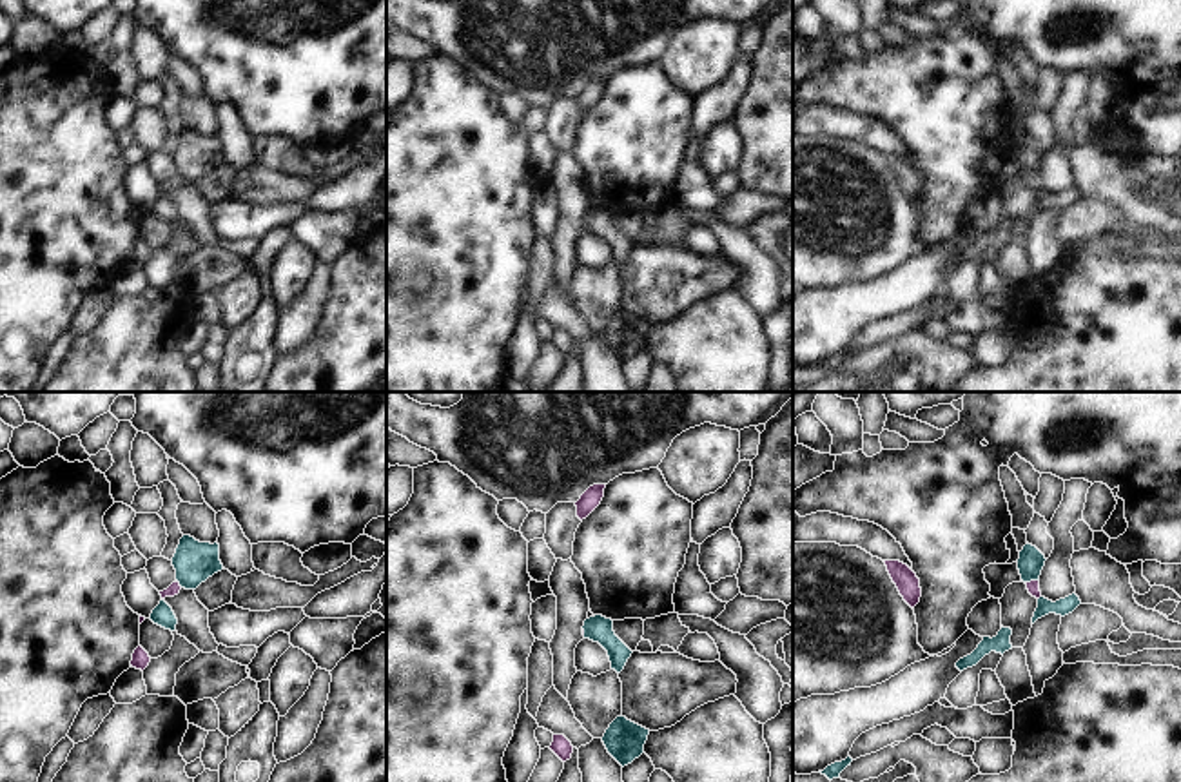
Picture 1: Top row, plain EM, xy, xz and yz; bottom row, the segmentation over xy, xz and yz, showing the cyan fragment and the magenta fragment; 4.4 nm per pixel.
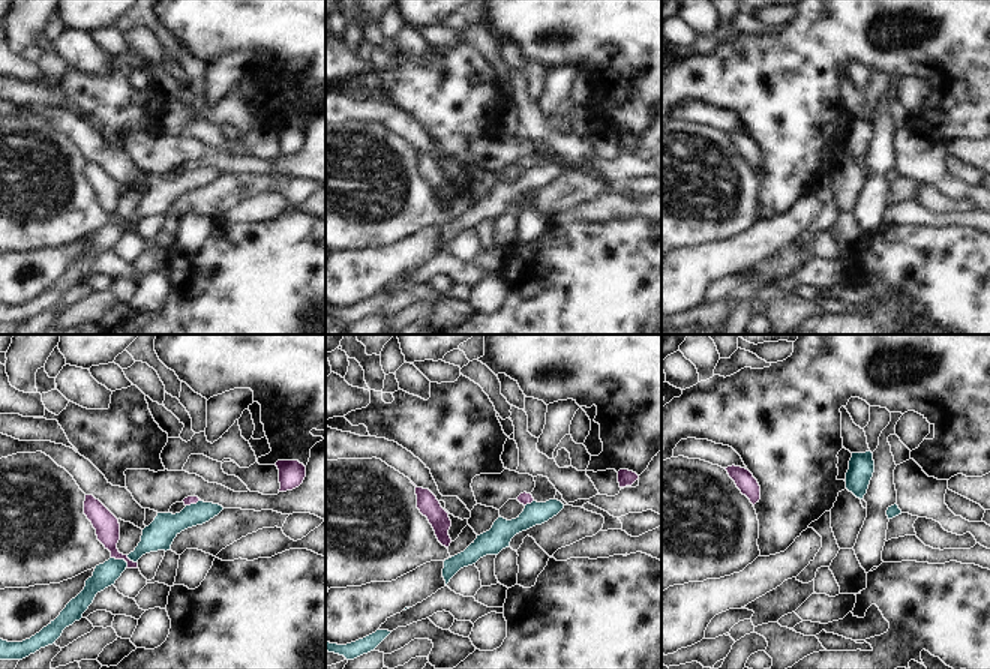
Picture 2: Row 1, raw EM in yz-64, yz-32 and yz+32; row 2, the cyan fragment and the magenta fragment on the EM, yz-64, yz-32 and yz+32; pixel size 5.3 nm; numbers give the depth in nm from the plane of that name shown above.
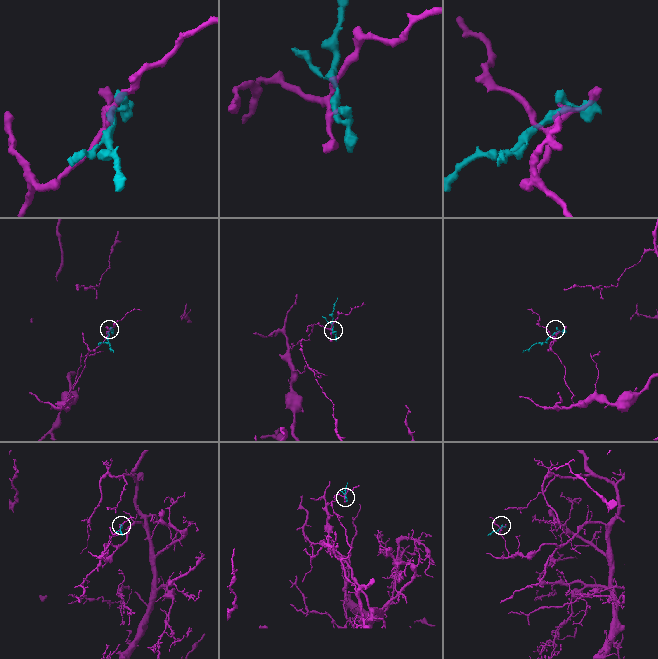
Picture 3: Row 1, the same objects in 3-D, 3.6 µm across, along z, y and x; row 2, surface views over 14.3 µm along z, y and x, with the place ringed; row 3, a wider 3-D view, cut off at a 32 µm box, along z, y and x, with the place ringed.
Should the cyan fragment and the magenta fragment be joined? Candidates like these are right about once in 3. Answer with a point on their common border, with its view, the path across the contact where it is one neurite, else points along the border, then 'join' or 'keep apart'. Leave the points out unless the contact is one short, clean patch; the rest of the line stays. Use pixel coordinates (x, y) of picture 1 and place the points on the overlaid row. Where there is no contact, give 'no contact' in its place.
yz (1031, 579) | keep apart

